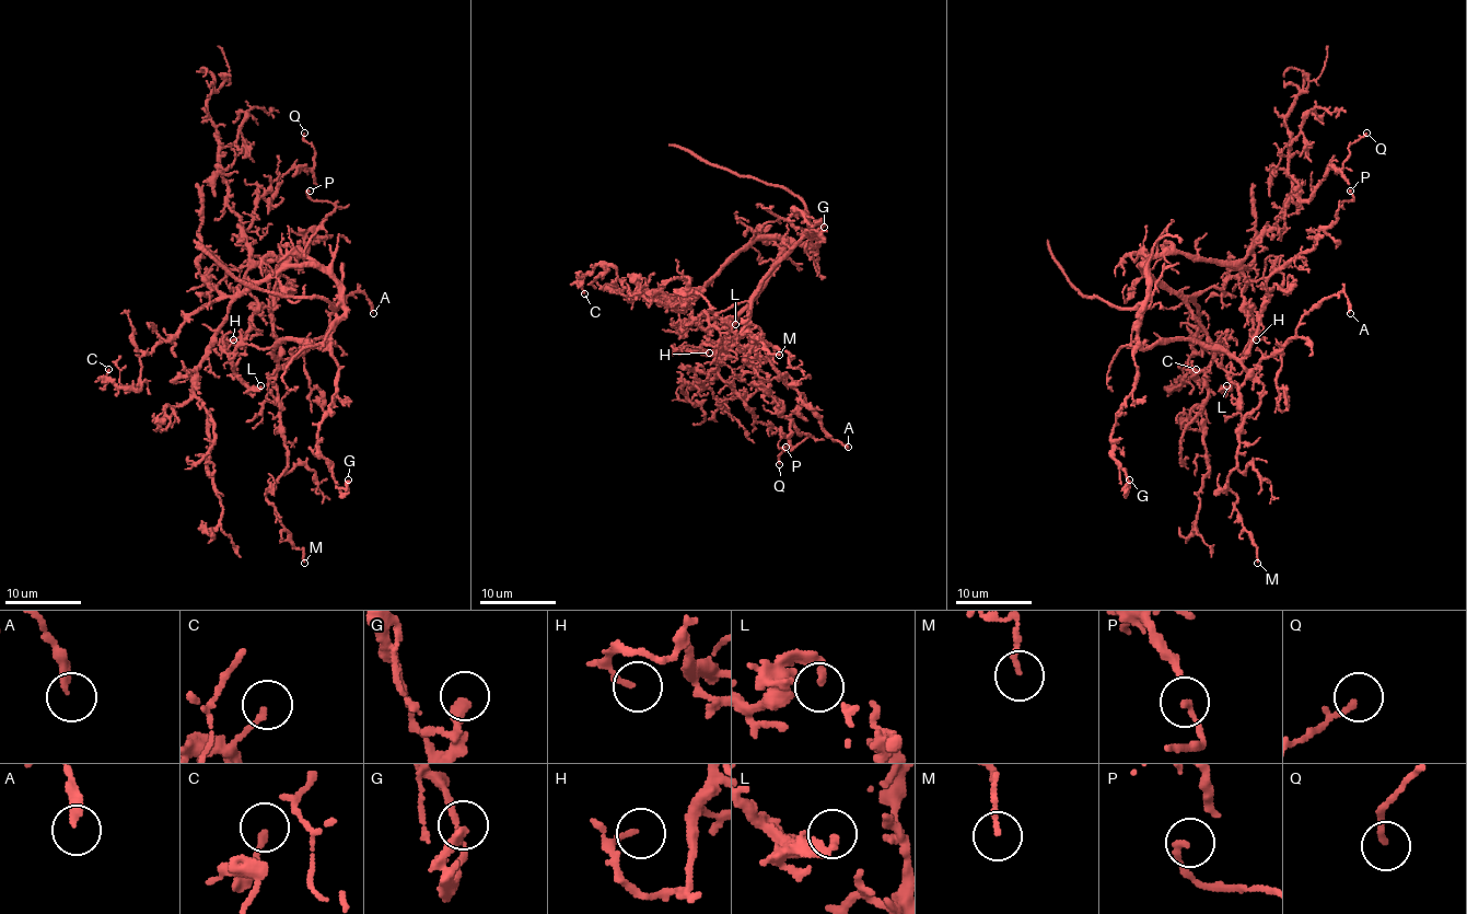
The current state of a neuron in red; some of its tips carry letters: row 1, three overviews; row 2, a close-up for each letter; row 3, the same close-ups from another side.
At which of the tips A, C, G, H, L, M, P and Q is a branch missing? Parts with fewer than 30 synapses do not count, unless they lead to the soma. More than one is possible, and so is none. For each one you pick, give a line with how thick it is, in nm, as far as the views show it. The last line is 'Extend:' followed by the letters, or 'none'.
Extend: none

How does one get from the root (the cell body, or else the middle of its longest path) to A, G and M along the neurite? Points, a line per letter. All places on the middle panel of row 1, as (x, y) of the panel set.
A: (814, 245), (804, 235), (763, 281), (751, 309), (751, 347), (791, 388), (804, 395), (822, 428), (848, 447)
G: (814, 245), (806, 234), (808, 230), (814, 234), (812, 230), (793, 209), (812, 227), (817, 220), (824, 227)
M: (814, 245), (804, 235), (763, 281), (743, 360), (755, 357), (763, 334), (755, 326), (741, 332), (779, 355)

